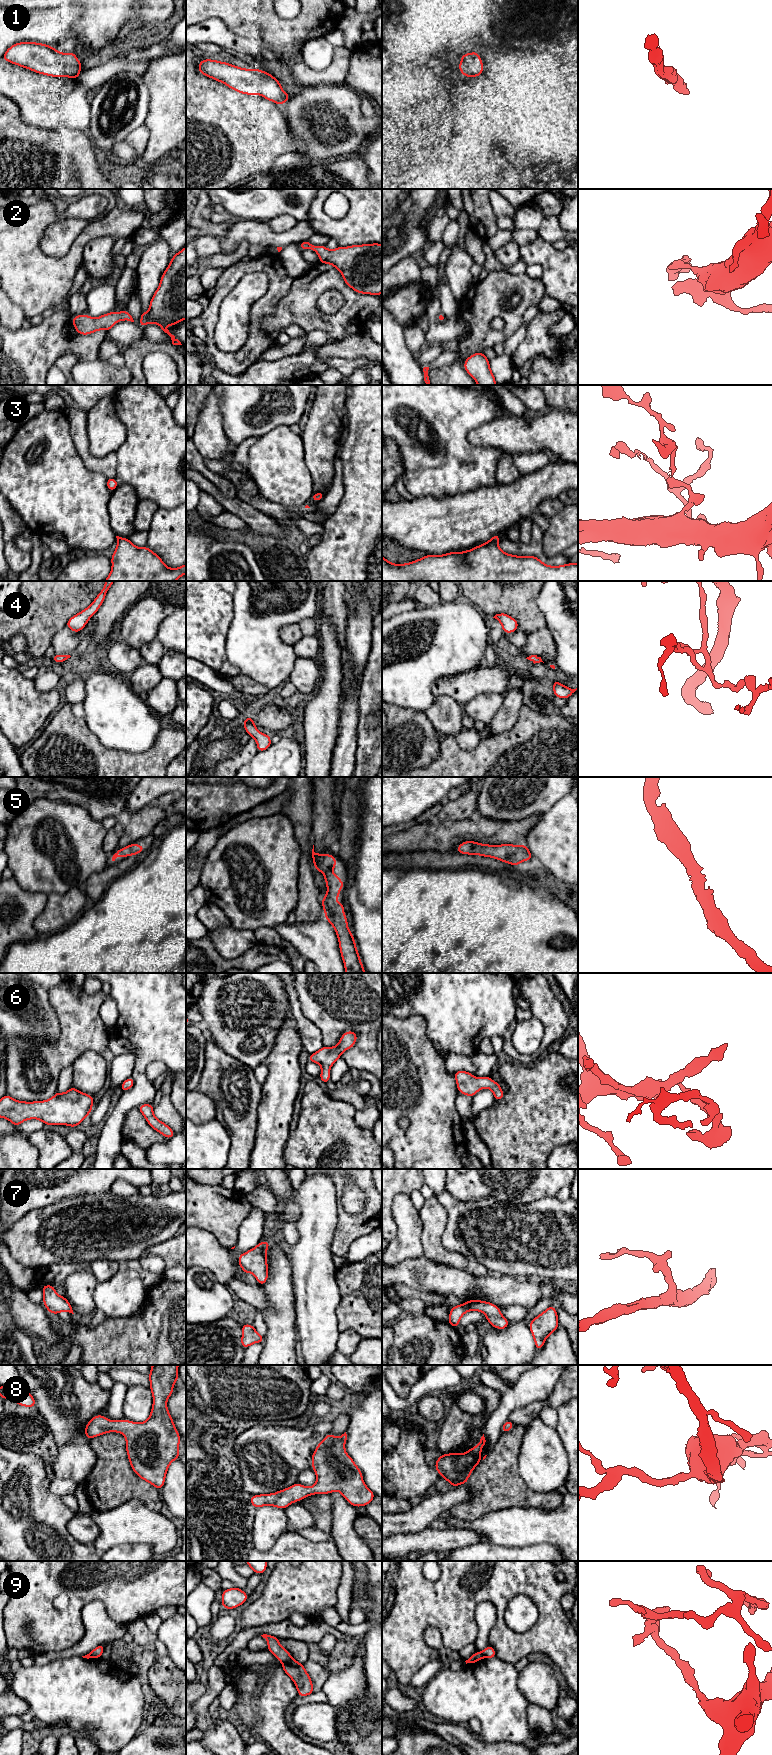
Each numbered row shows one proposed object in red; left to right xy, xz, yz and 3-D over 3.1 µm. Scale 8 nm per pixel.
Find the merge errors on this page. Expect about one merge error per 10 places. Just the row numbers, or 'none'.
9

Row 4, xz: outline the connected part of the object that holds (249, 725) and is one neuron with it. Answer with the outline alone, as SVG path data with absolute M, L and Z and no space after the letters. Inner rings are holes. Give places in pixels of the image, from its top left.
M247 716L242 726L245 728L246 733L256 740L258 752L265 751L270 747L272 744L271 737L257 730L252 717Z

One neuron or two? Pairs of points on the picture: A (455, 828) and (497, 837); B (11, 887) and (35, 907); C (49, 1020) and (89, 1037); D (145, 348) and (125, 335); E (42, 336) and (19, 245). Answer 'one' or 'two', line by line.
A: one
B: one
C: two
D: two
E: two

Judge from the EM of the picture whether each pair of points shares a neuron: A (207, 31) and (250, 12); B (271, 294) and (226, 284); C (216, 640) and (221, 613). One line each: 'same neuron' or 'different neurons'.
A: different neurons
B: same neuron
C: same neuron

